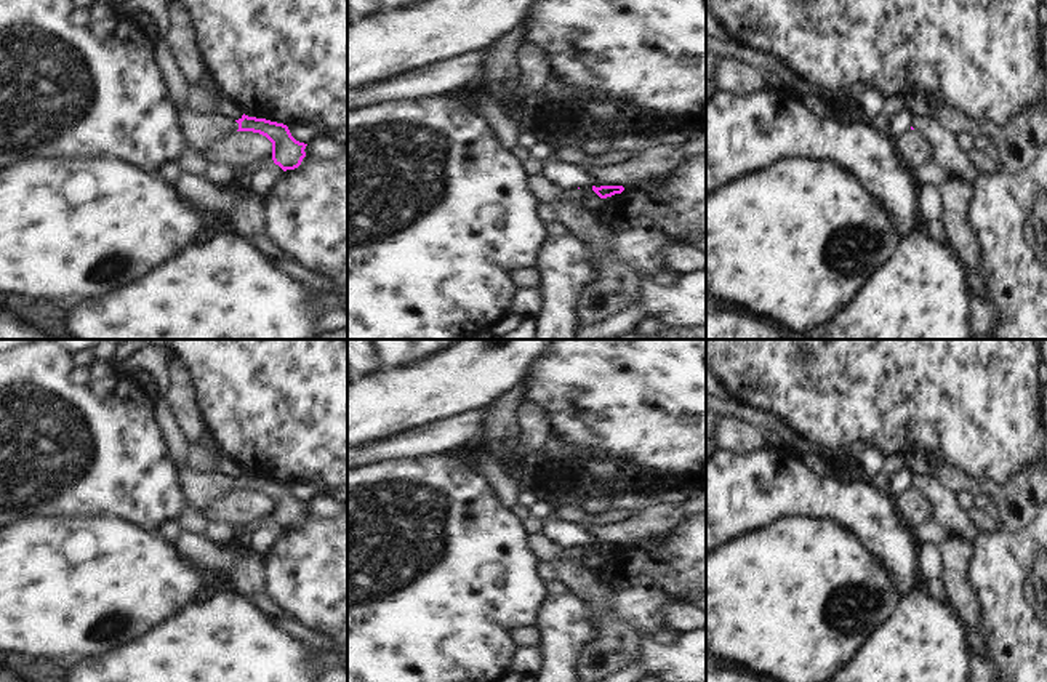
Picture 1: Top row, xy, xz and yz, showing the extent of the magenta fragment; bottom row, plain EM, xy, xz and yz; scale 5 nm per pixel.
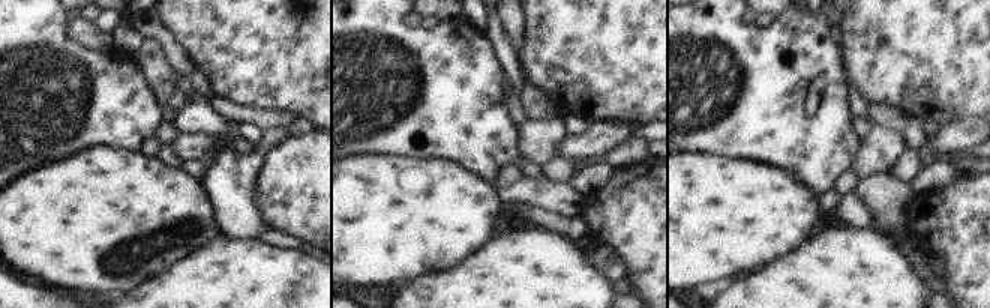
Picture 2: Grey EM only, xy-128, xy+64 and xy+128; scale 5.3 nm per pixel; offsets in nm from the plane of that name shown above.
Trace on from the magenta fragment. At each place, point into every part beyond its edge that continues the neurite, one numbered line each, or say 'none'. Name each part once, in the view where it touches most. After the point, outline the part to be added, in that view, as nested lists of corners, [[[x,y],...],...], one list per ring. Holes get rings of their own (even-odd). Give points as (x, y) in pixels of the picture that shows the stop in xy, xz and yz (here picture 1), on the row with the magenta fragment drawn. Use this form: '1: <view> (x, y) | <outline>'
1: xy (199, 130) | [[[183,109],[178,110],[178,120],[186,142],[200,154],[211,142],[219,141],[227,134],[234,134],[239,130],[235,120],[226,118],[216,112],[207,117]]]

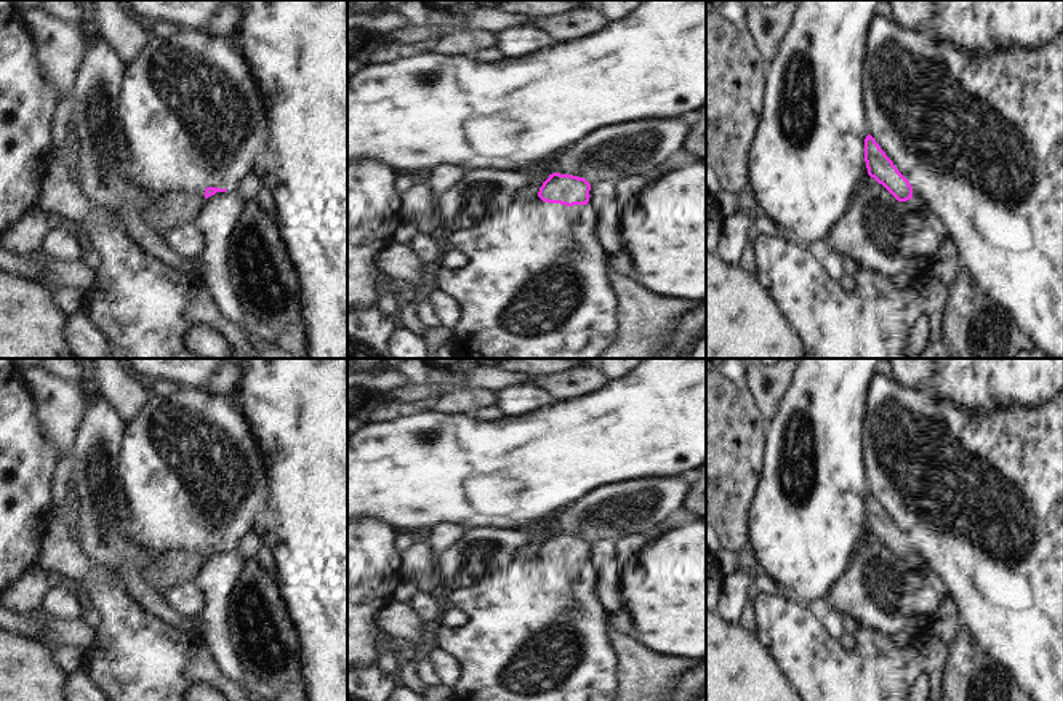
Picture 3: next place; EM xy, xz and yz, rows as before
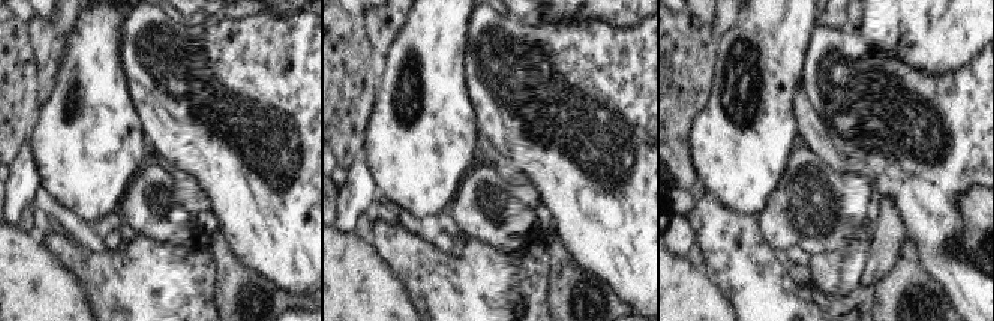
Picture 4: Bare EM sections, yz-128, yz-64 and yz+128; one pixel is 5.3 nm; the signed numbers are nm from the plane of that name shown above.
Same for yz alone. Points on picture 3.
1: yz (913, 204) | [[[913,197],[913,198],[909,198],[909,200],[903,202],[903,203],[905,203],[905,208],[911,210],[911,211],[917,211],[917,210],[924,211],[924,213],[929,211],[927,205],[922,200],[916,198],[916,197]]]

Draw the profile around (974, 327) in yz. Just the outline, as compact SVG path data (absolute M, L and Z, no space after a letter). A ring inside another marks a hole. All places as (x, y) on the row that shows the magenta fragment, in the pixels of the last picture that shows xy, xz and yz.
M965 269L949 288L941 334L949 359L1015 359L1020 352L1034 349L1010 314L989 301Z

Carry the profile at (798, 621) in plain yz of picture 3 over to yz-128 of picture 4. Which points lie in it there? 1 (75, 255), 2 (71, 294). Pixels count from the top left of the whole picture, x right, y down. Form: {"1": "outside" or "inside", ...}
{"1": "inside", "2": "outside"}

